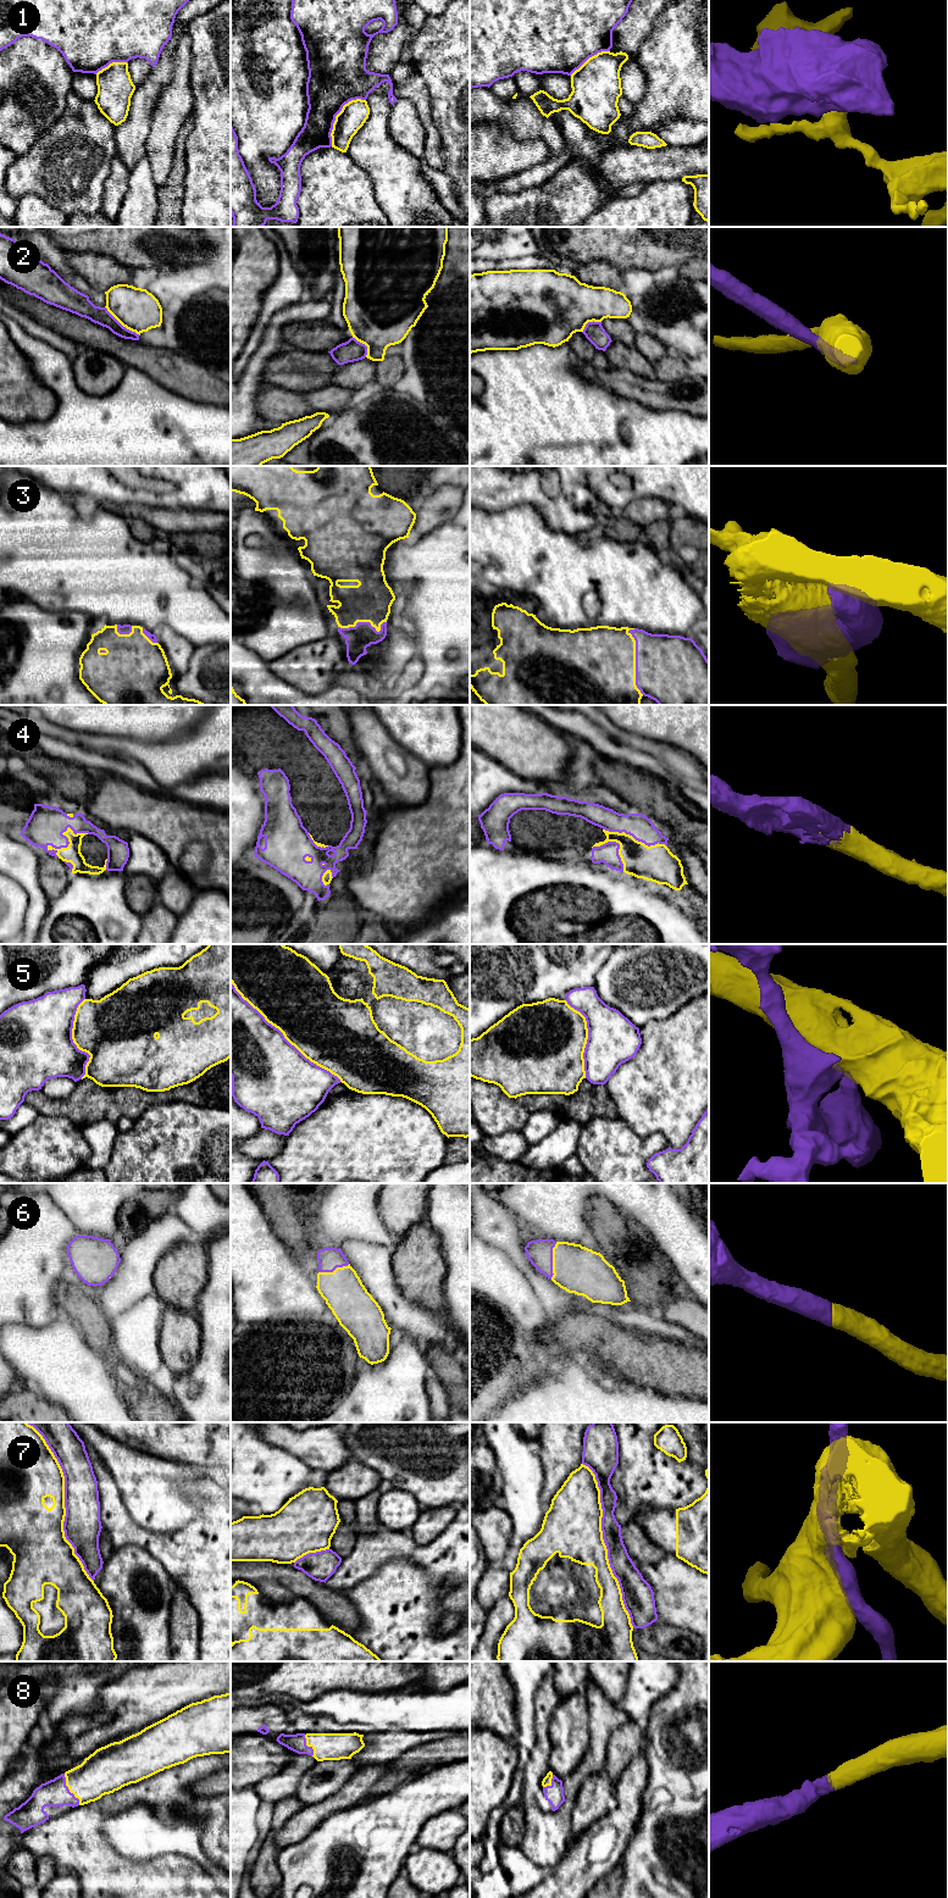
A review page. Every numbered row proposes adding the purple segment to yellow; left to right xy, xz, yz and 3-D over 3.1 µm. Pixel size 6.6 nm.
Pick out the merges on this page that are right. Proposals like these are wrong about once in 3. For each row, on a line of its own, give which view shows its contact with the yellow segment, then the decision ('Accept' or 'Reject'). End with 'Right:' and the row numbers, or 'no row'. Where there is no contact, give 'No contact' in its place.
1: Touches yellow in xz. Reject
2: Touches yellow in xy. Reject
3: Touches yellow in yz. Accept
4: Touches yellow in xy. Accept
5: Touches yellow in xz. Reject
6: Touches yellow in yz. Accept
7: Touches yellow in yz. Reject
8: Touches yellow in xy. Accept
Right: 3, 4, 6, 8

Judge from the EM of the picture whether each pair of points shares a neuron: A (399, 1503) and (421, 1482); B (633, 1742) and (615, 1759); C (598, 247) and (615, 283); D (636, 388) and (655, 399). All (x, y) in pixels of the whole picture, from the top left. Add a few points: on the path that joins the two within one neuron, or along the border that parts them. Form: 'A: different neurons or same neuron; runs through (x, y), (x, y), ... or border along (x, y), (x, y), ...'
A: different neurons; border along (393, 1486), (408, 1491), (422, 1509)
B: same neuron; runs through (628, 1746), (620, 1754)
C: different neurons; border along (578, 262), (606, 260), (621, 271)
D: same neuron; runs through (641, 389), (650, 394)

